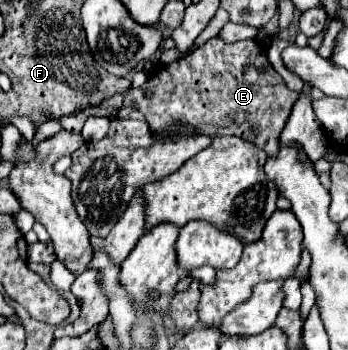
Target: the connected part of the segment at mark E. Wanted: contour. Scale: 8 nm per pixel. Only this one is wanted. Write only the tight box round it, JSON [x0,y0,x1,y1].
[61,37,299,155]

